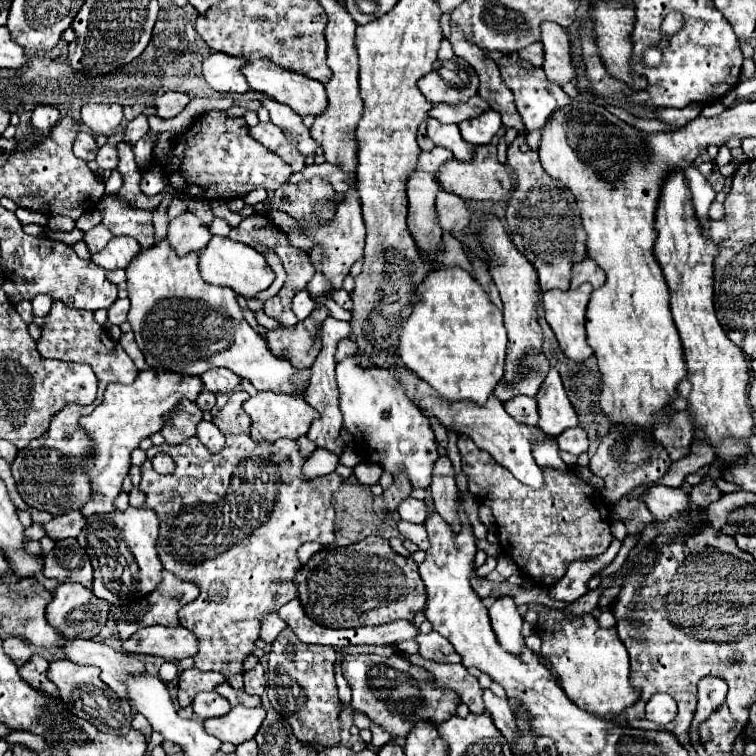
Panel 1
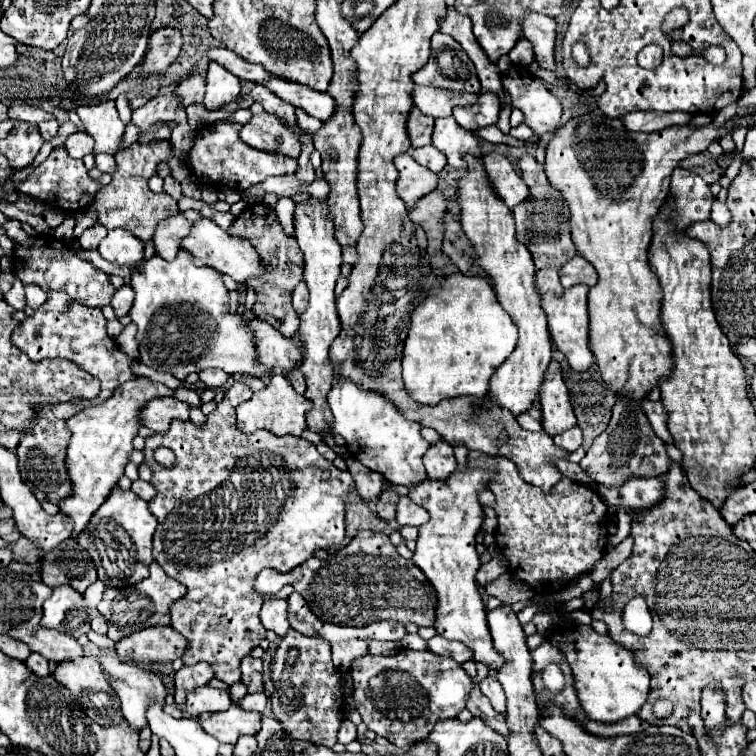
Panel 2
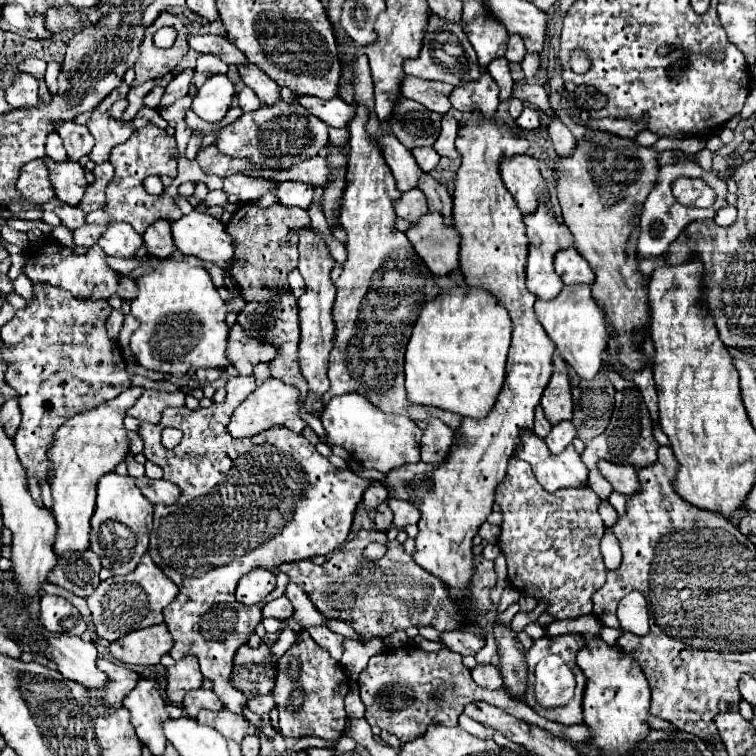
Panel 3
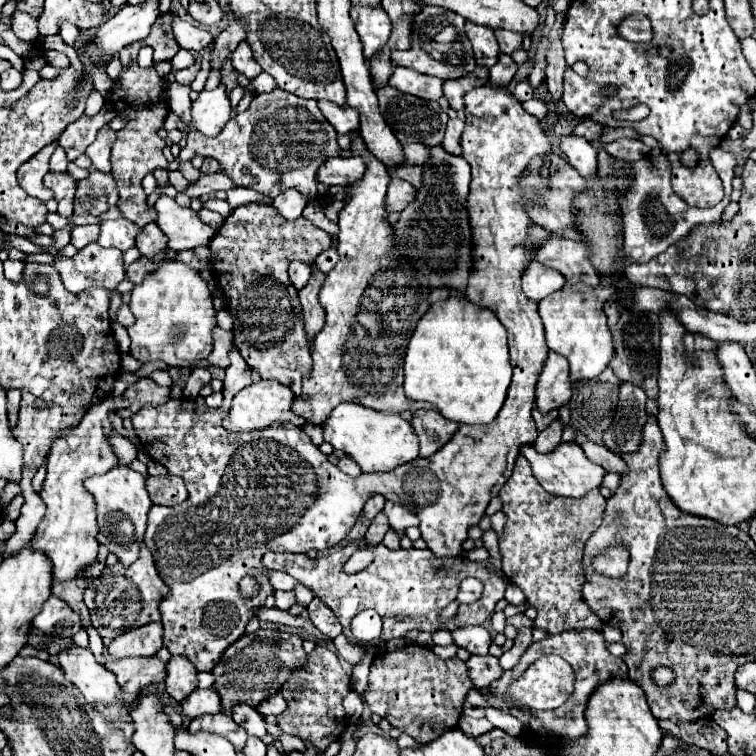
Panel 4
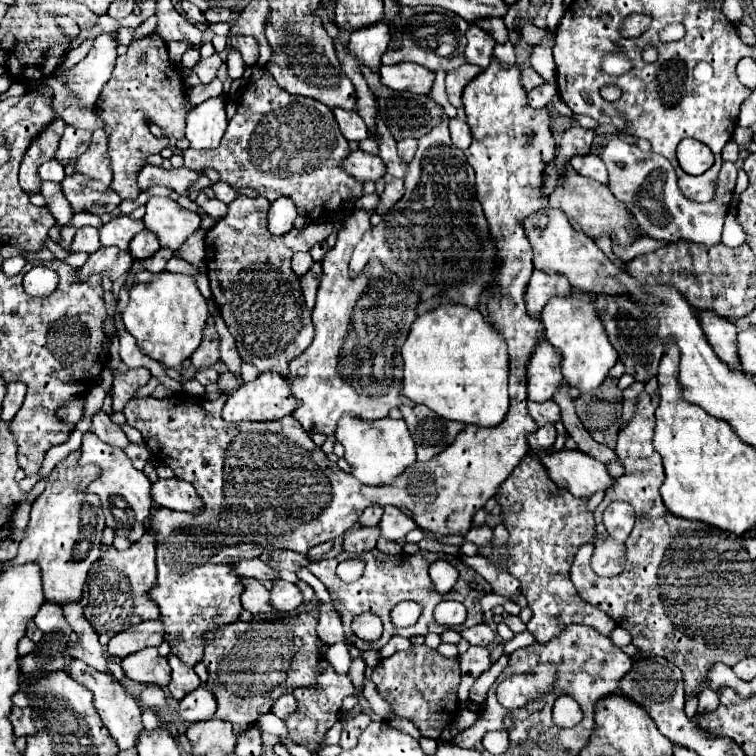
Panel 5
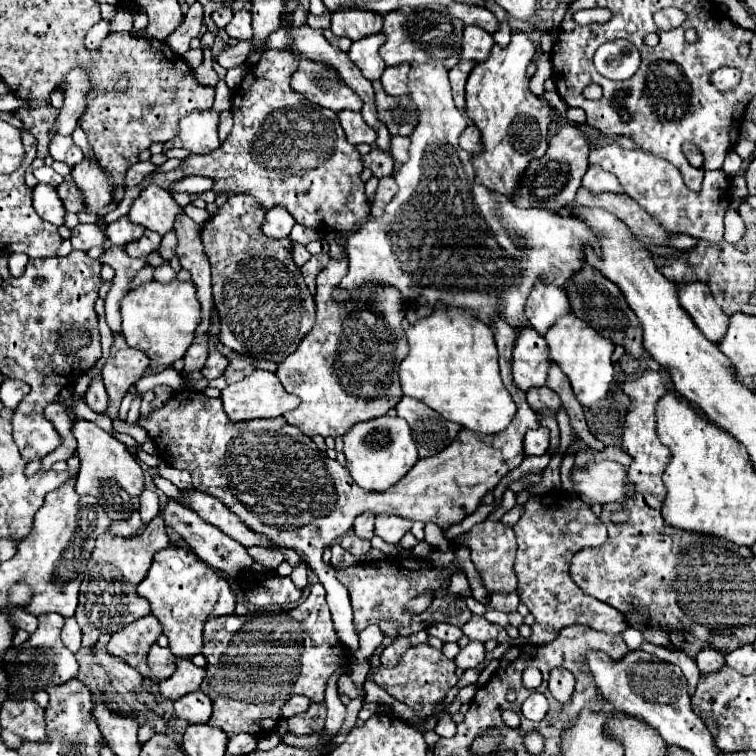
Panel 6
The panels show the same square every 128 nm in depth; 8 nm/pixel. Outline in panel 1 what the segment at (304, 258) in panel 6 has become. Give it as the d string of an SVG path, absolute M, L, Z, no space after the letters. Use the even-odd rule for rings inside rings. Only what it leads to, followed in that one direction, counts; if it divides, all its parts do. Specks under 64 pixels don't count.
M306 290L298 292L298 294L294 296L294 300L292 300L292 310L294 310L294 314L296 314L298 320L304 320L304 318L314 310L314 306L316 306L316 304L310 300L310 296L308 296Z

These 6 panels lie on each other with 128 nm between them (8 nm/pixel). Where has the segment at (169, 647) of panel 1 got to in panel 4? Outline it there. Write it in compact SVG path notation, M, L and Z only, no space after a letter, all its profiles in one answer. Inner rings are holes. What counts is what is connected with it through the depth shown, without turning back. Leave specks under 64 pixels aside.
M152 622L148 626L140 626L134 630L124 632L122 636L114 638L108 646L108 652L114 658L128 658L128 656L154 656L162 648L162 624Z

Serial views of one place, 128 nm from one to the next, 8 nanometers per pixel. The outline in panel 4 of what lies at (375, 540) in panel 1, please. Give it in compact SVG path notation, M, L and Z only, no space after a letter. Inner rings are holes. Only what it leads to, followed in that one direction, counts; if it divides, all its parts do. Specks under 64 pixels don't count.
M384 544L376 546L376 558L374 562L356 572L356 574L346 574L344 572L344 560L342 560L342 550L332 550L316 560L312 560L308 554L276 554L268 552L264 556L264 566L268 570L282 570L296 578L300 584L304 584L308 590L312 590L314 596L322 598L322 602L336 614L340 624L344 626L344 634L348 640L354 642L352 632L350 632L350 620L362 612L364 608L372 608L382 616L382 634L380 642L392 640L392 638L402 638L408 630L418 630L418 632L436 632L444 624L440 622L440 612L456 600L460 580L472 576L478 578L484 584L484 594L480 600L472 604L460 604L456 616L452 618L454 628L458 626L480 626L488 616L492 616L494 606L500 598L504 598L504 590L508 586L508 580L504 572L490 568L486 562L472 562L468 558L446 558L442 564L446 568L438 566L440 560L432 556L430 550L388 550ZM396 616L404 616L404 620L398 620Z

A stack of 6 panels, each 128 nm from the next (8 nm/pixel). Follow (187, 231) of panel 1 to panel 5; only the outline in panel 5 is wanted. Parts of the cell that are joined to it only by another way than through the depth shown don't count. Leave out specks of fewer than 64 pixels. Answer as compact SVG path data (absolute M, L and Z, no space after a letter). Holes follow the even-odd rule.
M142 230L142 232L136 234L134 240L130 242L130 254L132 254L134 258L138 258L138 260L144 260L144 258L152 256L158 248L160 248L158 238L156 238L156 234L150 232L150 230Z

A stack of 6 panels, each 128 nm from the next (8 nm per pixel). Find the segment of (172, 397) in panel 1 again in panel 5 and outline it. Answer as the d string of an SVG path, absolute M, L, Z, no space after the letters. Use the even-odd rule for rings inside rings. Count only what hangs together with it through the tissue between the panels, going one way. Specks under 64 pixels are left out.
M74 450L62 462L56 464L52 474L48 476L46 490L34 500L34 506L32 506L32 512L30 512L30 522L28 522L28 528L26 528L26 538L20 542L18 556L14 560L10 560L8 564L2 564L2 568L8 568L8 566L16 566L16 564L36 562L42 568L42 584L44 584L46 600L48 602L58 602L58 604L80 600L82 586L86 582L88 570L100 556L100 538L102 538L102 530L104 530L104 512L102 512L100 498L96 494L86 494L84 492L86 484L100 476L100 468L94 466L94 464L80 466L78 464L80 454L82 454L80 450ZM84 504L86 504L86 528L82 526L82 506Z

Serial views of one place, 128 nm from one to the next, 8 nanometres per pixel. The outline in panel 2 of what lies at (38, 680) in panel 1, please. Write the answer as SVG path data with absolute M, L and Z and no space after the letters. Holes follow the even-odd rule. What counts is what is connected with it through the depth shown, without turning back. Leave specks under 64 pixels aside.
M32 652L24 664L28 664L28 668L30 668L34 674L38 674L38 676L48 676L48 674L50 674L50 664L48 664L48 660L46 660L44 656L40 656L40 654L34 654L34 652Z

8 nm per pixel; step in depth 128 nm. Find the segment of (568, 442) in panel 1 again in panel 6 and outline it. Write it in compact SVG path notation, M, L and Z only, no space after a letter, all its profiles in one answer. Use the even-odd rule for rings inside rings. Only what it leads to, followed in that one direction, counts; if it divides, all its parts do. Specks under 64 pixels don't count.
M540 426L536 430L528 430L524 438L524 452L528 456L542 456L550 446L550 430Z

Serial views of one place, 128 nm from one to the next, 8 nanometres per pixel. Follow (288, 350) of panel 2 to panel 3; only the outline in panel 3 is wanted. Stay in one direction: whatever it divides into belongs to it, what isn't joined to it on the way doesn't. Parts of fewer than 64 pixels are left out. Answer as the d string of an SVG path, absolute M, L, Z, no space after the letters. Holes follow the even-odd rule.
M236 322L230 330L230 344L228 344L228 358L232 360L232 366L244 374L250 376L254 366L264 362L272 362L278 356L276 346L262 342L260 338L250 338L244 328Z

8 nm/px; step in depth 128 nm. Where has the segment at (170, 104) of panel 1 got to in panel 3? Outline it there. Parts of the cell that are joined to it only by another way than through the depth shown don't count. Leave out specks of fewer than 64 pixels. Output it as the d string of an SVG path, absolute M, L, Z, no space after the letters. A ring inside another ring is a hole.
M202 54L200 58L198 58L198 64L196 64L196 68L194 68L194 78L192 78L192 84L196 86L196 88L200 88L210 76L214 76L214 74L226 74L226 66L224 66L224 62L218 58L218 56L206 56L206 54Z

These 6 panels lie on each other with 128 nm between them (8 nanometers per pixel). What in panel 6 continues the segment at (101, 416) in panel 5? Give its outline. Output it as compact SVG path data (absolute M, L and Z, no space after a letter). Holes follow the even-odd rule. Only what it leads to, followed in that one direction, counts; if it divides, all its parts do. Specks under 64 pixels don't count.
M94 378L94 382L90 384L84 402L96 412L96 414L104 414L108 410L108 394L104 390L104 384L100 378Z

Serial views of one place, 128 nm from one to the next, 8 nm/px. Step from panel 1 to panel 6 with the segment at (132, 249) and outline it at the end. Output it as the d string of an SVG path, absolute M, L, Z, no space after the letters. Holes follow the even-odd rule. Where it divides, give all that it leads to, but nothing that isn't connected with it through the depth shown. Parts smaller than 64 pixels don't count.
M122 216L122 218L118 218L116 222L108 224L104 234L106 234L106 238L108 238L110 244L114 244L114 246L126 246L128 242L138 240L138 238L144 234L144 228L132 224L132 222L128 220L128 216Z

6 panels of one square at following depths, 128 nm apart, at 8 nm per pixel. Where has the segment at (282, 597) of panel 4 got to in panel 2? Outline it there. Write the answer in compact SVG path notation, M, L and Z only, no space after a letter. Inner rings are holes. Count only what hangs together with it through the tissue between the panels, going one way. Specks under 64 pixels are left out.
M278 598L266 600L260 610L260 622L266 630L272 630L276 636L284 636L290 630L286 600L278 600Z

